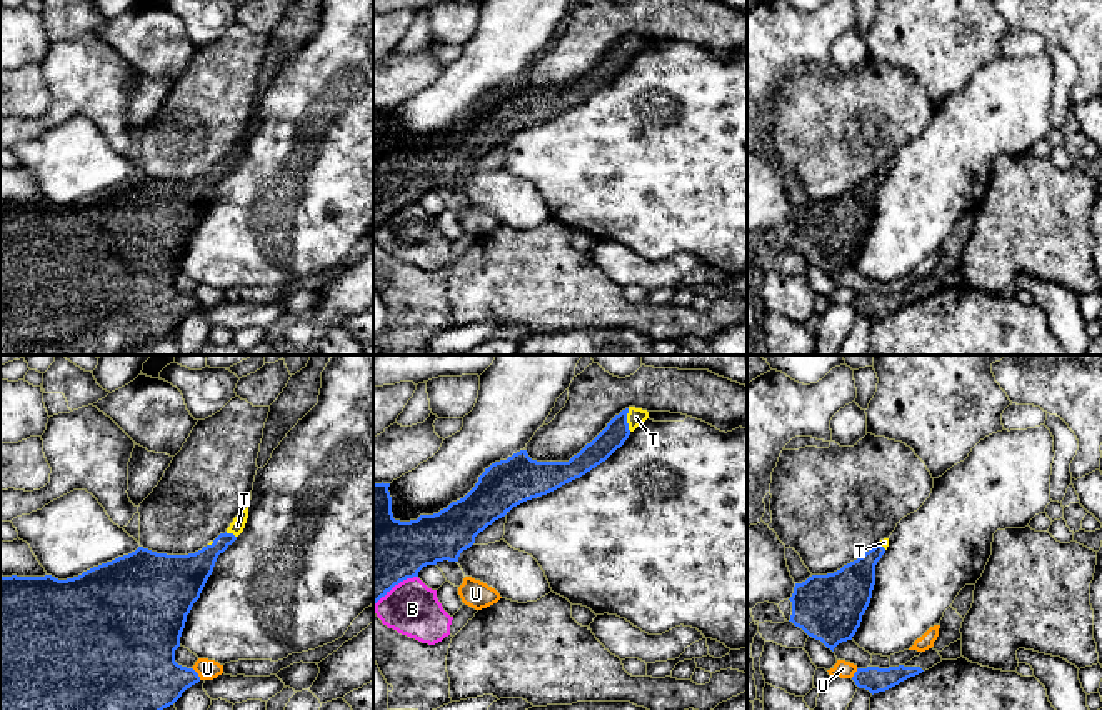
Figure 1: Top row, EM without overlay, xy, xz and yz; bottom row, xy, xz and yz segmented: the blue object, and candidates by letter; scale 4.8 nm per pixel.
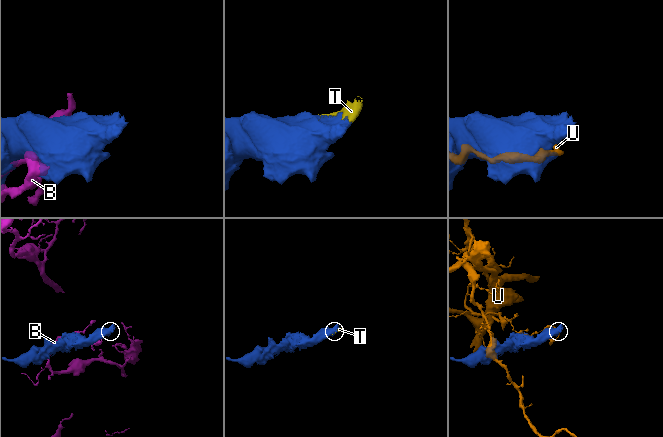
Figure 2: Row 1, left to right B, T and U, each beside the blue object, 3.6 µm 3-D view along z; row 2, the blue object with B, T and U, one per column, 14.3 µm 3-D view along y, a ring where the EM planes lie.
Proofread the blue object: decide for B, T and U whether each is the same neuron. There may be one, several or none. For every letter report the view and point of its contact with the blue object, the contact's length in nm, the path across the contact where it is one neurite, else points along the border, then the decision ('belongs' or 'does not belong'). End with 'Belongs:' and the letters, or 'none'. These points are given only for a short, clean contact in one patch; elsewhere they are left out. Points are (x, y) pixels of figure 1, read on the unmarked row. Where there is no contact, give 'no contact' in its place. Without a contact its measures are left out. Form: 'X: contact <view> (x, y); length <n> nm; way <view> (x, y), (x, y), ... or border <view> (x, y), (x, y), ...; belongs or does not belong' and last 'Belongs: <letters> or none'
B: contact xz (395, 210); length 260 nm; does not belong
T: contact xz (626, 47); length 110 nm; belongs
U: contact xy (197, 300); length 80 nm; does not belong
Belongs: T

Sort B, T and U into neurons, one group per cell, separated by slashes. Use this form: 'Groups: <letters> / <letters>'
Groups: B / T / U

